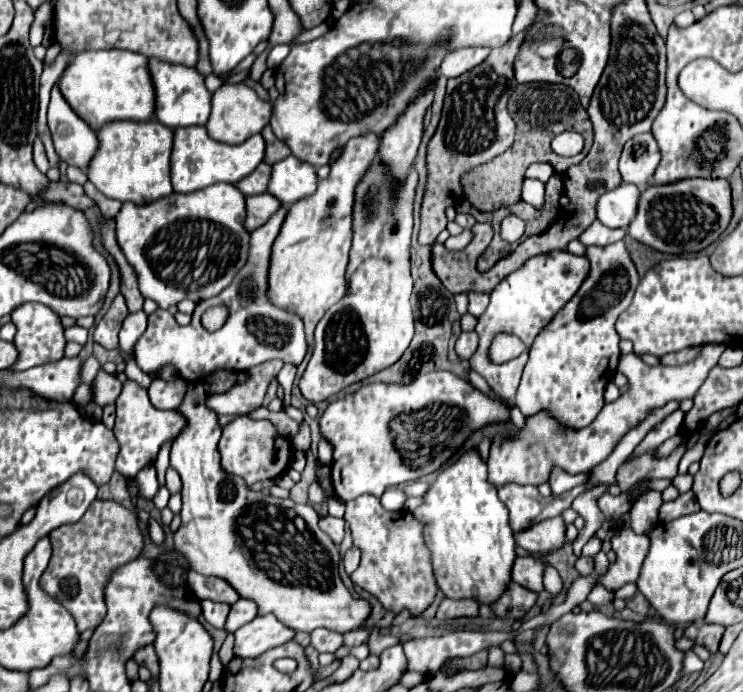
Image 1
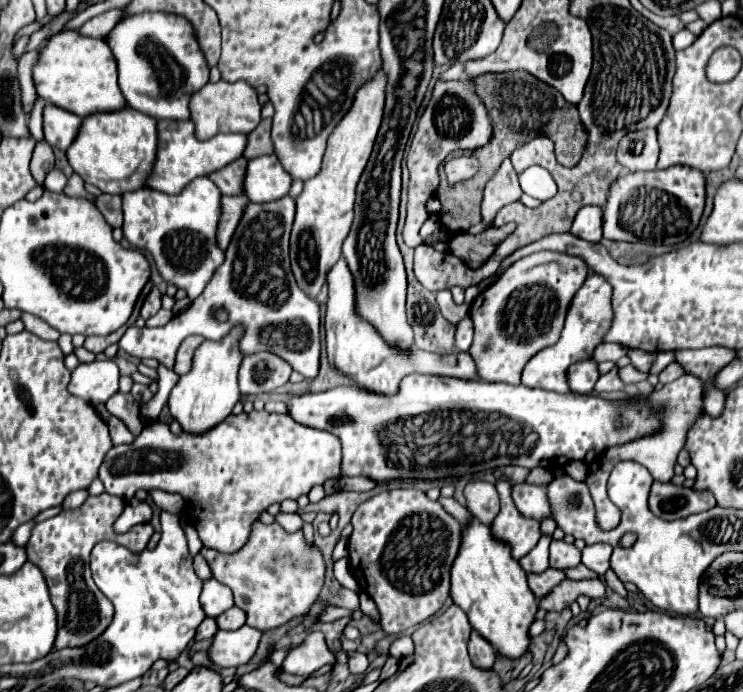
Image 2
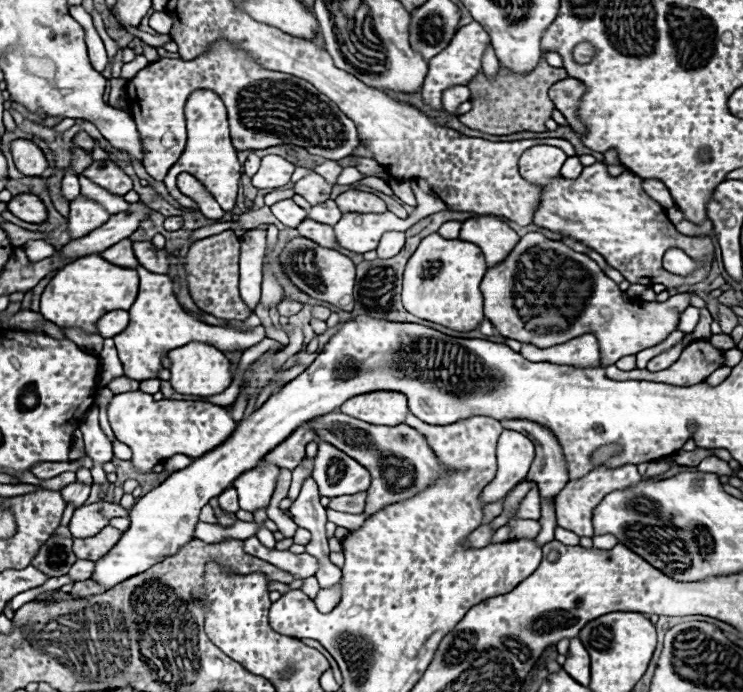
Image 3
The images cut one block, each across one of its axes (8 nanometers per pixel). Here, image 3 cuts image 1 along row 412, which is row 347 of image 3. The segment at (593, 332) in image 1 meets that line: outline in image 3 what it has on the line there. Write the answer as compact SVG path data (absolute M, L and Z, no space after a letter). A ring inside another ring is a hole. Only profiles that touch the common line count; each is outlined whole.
M584 334L552 348L536 348L530 344L522 344L522 356L532 362L558 362L558 364L570 364L570 366L600 364L598 340L594 334Z

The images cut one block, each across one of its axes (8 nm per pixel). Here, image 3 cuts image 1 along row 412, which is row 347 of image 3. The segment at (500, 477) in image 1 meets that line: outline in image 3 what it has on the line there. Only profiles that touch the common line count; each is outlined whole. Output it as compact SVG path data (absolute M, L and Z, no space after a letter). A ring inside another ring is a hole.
M528 232L526 236L522 236L504 262L488 268L480 290L484 296L484 314L494 324L500 336L526 342L536 348L550 348L582 334L594 334L598 338L602 366L612 366L624 356L638 354L638 350L662 342L662 338L676 330L678 318L688 308L690 300L690 294L676 294L670 296L666 302L650 302L650 314L644 314L642 306L620 296L618 284L610 280L592 258L570 250L562 242L544 238L540 232Z

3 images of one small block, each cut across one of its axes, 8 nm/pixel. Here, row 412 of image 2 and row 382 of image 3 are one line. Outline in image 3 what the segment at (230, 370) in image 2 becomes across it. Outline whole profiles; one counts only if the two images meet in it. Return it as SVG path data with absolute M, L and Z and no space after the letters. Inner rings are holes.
M190 342L178 350L168 352L172 366L172 378L170 384L176 392L180 394L190 394L190 396L214 396L224 392L230 386L230 362L228 358L216 350L214 346L208 346L204 342Z

